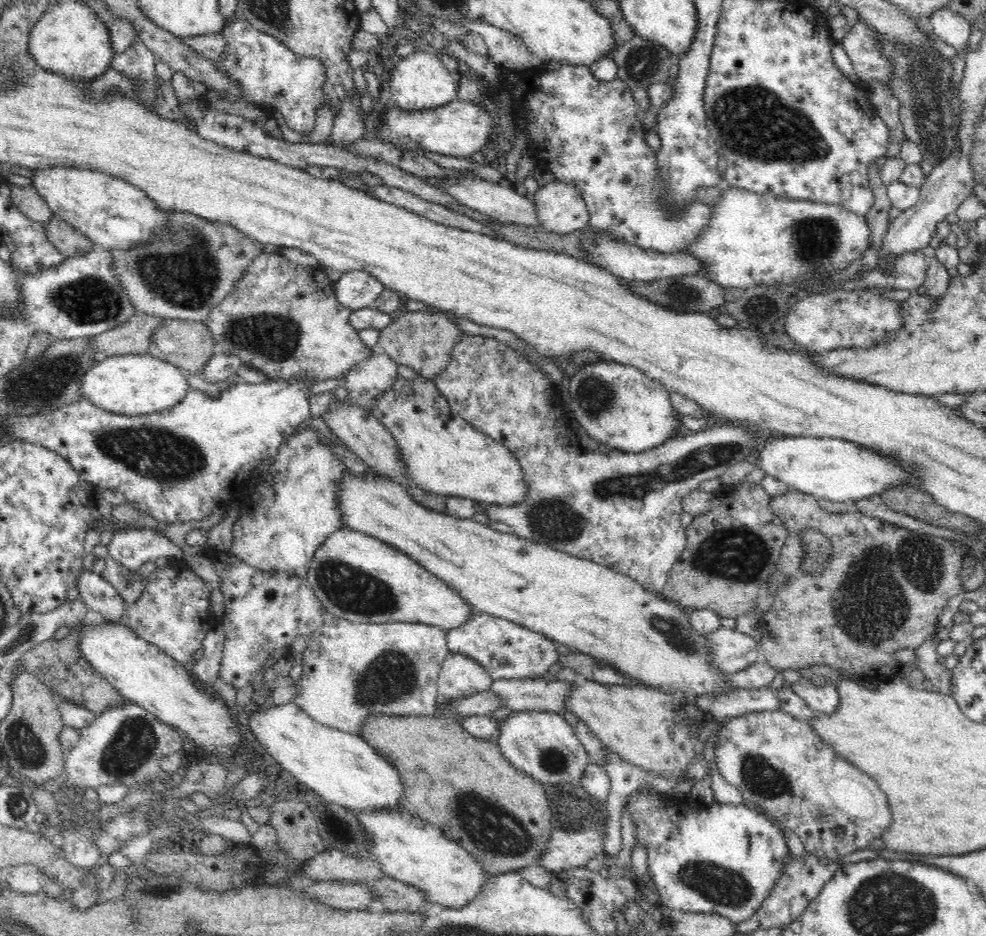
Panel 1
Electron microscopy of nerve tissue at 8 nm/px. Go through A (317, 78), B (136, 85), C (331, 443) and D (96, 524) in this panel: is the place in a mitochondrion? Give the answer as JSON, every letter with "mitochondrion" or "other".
{"A":"other","B":"other","C":"other","D":"other"}

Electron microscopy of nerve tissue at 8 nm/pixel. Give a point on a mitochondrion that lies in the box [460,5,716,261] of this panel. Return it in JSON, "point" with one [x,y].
{"point":[640,65]}

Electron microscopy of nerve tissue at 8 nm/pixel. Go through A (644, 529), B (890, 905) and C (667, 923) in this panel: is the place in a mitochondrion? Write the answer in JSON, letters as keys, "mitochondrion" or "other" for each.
{"A":"other","B":"mitochondrion","C":"mitochondrion"}

